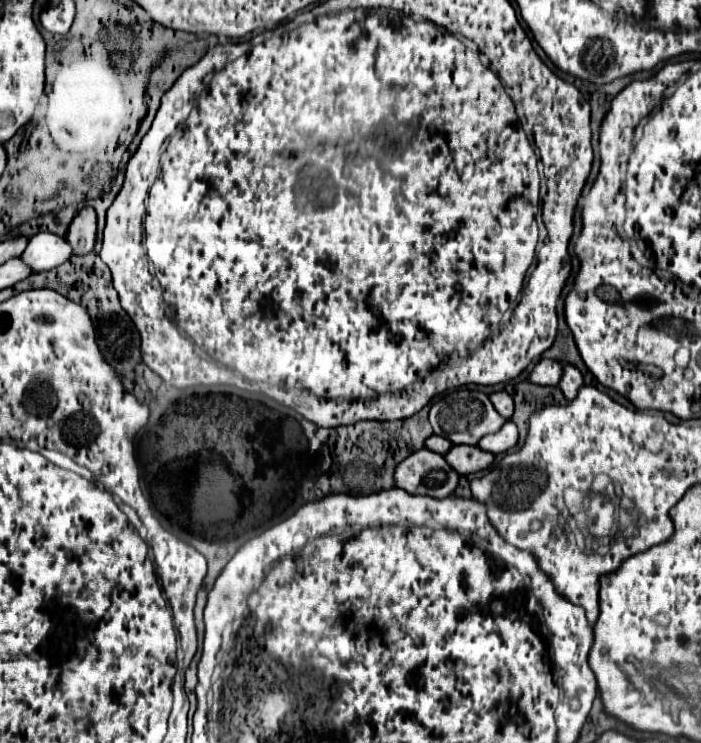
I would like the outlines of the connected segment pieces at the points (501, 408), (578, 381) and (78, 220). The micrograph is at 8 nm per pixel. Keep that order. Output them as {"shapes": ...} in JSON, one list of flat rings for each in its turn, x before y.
{"shapes":[[[506,391,492,393,492,395,490,395,490,401,494,403,496,411,498,411,502,417,506,417,506,419,512,417,512,413,514,413,514,399,512,399]],[[564,365,564,375,560,381,560,389,566,395,566,399,574,399,578,395,578,389,582,387,582,373,574,365]],[[84,207,78,211,78,215,74,217,68,229,66,239,76,255,84,255,92,251,96,243,96,211,92,207]]]}

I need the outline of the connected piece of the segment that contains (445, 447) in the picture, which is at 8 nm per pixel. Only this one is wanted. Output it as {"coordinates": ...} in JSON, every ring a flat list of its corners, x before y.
{"coordinates":[[432,435,432,437,426,439,426,447,428,447,430,451,436,451,436,453,440,453,440,455,446,455,446,453,450,451,452,443,446,441,446,439,440,437,440,435]]}

